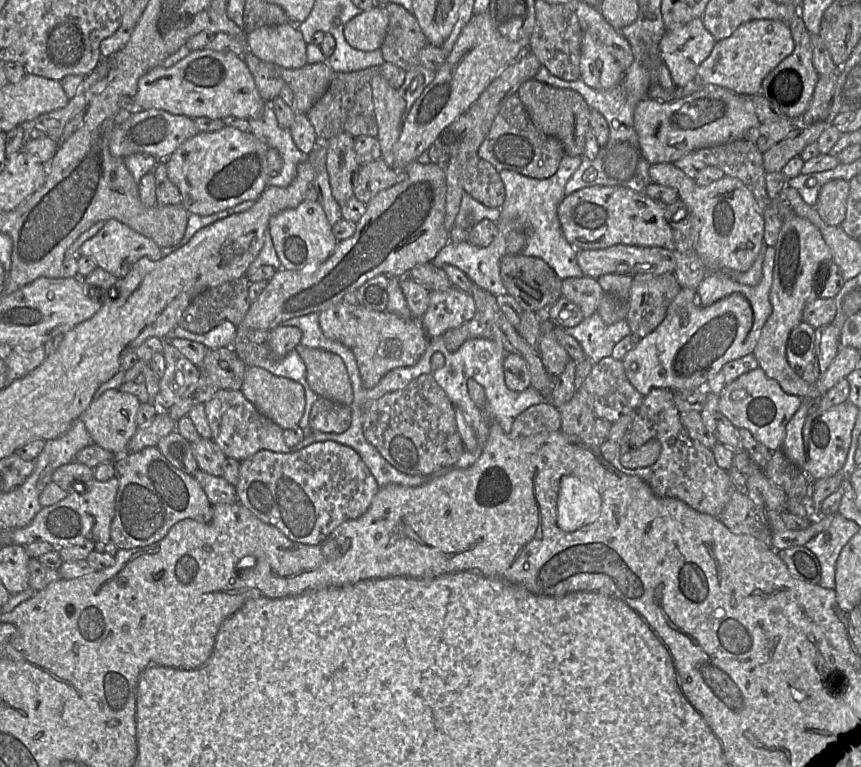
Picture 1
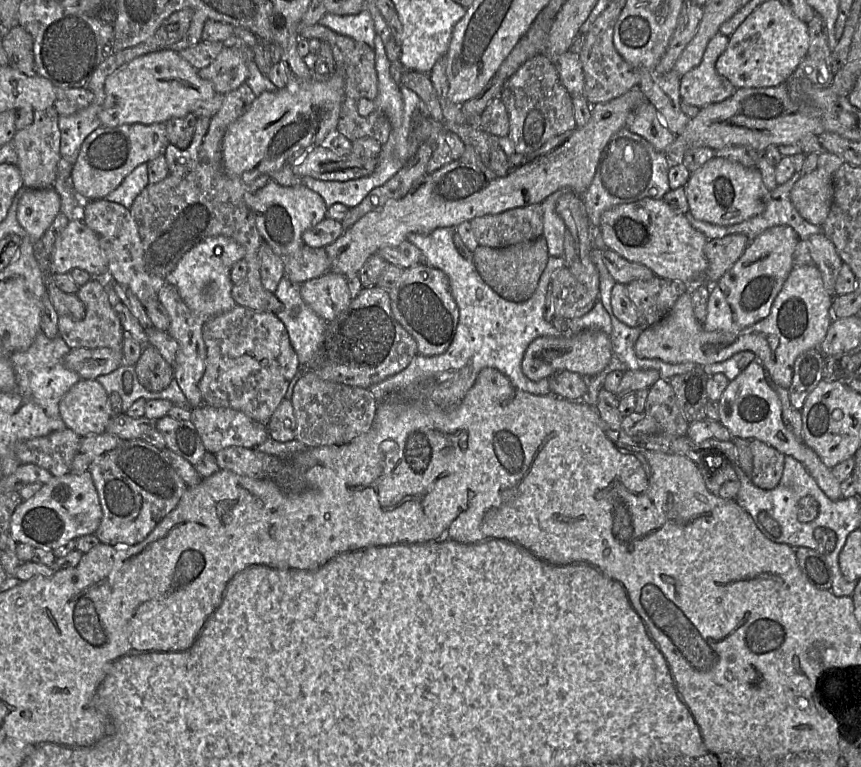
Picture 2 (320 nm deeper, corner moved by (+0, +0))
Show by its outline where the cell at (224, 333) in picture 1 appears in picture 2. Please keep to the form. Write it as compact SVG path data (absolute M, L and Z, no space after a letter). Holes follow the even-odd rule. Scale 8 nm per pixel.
M208 237L181 257L174 270L165 276L165 282L175 286L188 308L207 321L230 311L237 305L232 298L233 282L230 271L237 261L244 259L244 256L244 247L232 238Z

